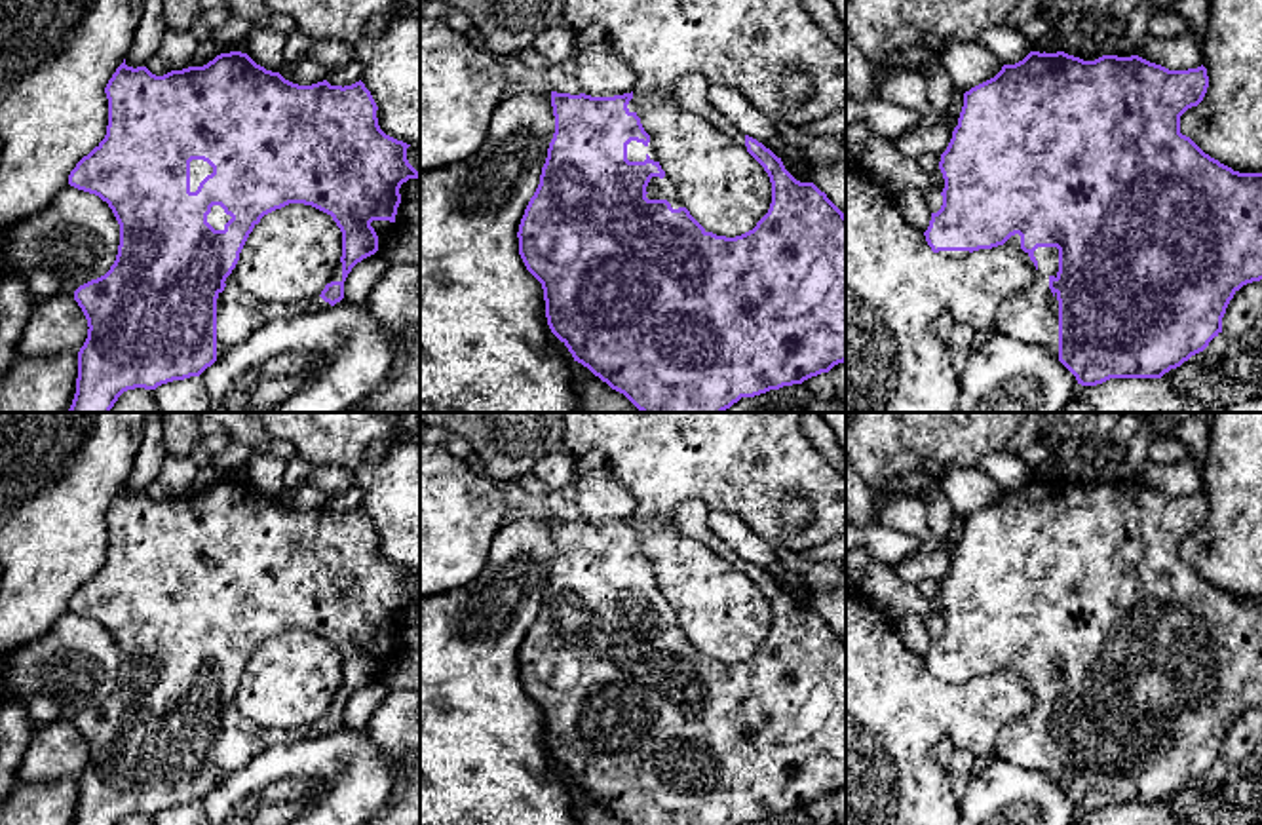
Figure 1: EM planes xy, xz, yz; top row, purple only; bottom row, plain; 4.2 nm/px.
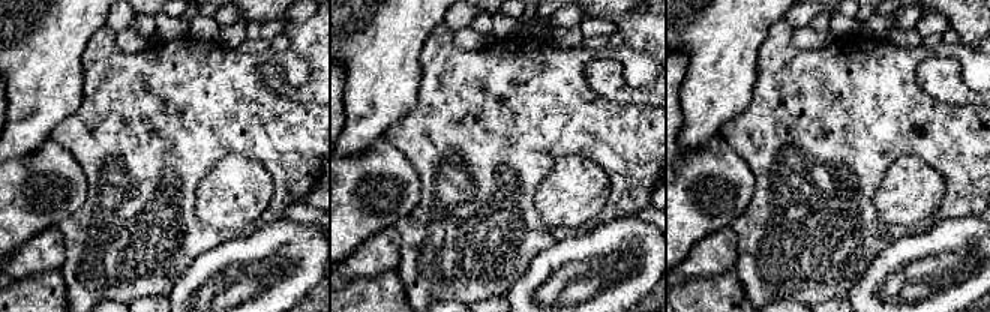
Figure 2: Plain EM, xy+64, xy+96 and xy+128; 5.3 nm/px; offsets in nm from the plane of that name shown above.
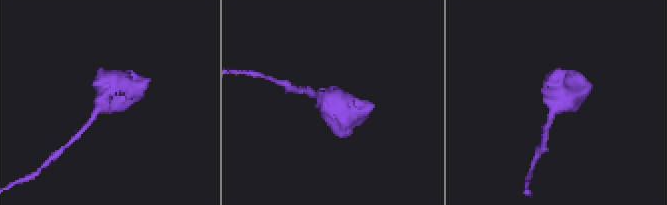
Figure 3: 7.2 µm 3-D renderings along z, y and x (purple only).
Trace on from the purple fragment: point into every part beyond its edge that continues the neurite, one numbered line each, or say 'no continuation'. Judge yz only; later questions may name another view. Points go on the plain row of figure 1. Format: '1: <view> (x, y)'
1: yz (1031, 740)

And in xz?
1: xz (635, 576)

